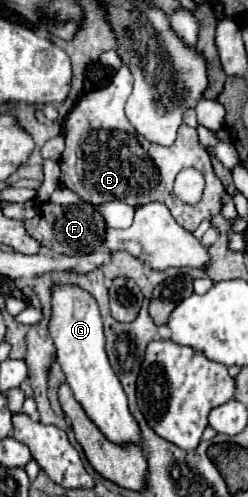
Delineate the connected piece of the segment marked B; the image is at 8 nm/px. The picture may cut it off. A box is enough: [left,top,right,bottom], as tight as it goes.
[60,65,226,233]

